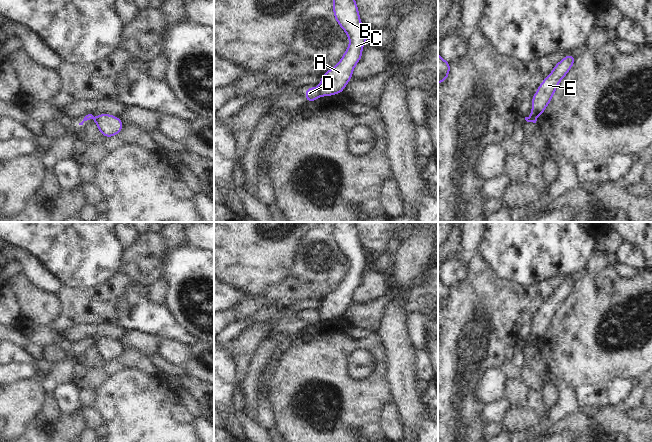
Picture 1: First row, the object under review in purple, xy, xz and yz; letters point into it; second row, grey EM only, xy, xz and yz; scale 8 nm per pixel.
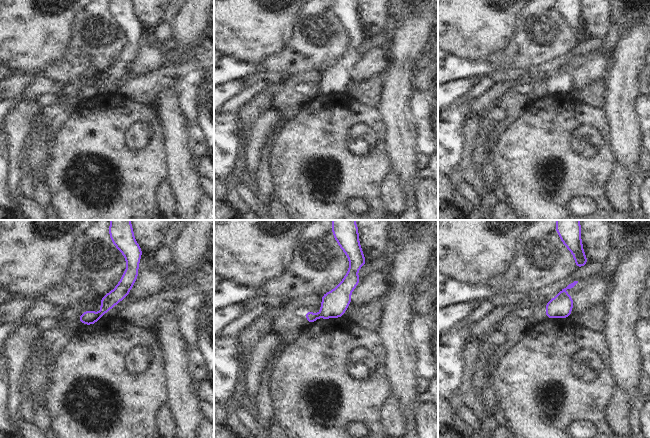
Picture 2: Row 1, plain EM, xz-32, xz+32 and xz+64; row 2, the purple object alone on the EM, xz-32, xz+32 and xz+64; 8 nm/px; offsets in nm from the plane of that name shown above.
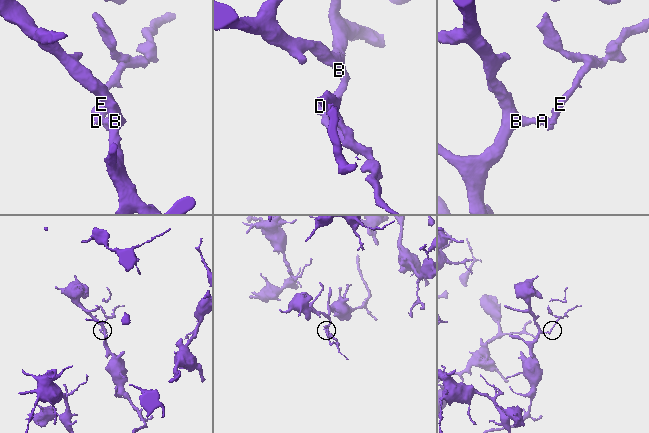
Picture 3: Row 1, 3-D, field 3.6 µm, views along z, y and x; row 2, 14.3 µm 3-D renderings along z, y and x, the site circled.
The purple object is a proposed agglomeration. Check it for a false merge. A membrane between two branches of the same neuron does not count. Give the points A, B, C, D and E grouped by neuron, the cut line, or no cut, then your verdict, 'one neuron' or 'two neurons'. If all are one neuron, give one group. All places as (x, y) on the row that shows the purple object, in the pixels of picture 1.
A B C / D E | xz (318, 87), (321, 95) | two neurons

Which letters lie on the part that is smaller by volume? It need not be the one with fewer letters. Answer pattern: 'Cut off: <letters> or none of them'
Cut off: D, E

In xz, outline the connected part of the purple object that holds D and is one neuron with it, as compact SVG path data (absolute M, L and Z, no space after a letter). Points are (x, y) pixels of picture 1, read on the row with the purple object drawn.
M309 87L306 91L305 91L305 99L308 102L313 102L315 101L317 98L319 98L320 95L320 90L319 88L314 88L314 87Z

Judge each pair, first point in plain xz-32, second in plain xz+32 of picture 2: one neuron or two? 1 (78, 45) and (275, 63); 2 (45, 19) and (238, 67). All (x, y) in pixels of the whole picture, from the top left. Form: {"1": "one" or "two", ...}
{"1": "one", "2": "two"}

